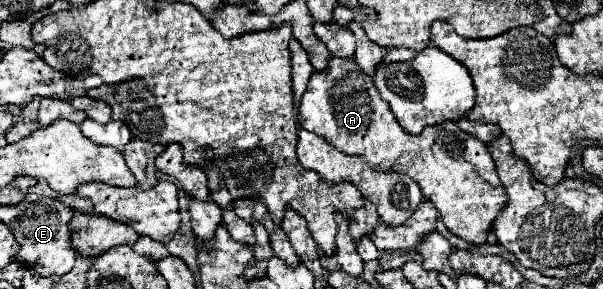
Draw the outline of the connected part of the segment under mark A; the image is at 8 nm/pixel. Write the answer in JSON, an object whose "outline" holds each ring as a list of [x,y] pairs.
{"outline":[[[329,58],[329,66],[313,72],[299,104],[299,122],[319,134],[345,154],[363,156],[371,168],[397,170],[411,176],[427,200],[439,210],[443,224],[459,238],[483,244],[497,212],[505,206],[505,190],[495,172],[487,146],[463,132],[453,120],[423,128],[421,134],[407,134],[381,100],[371,76],[357,68],[353,58]]]}

